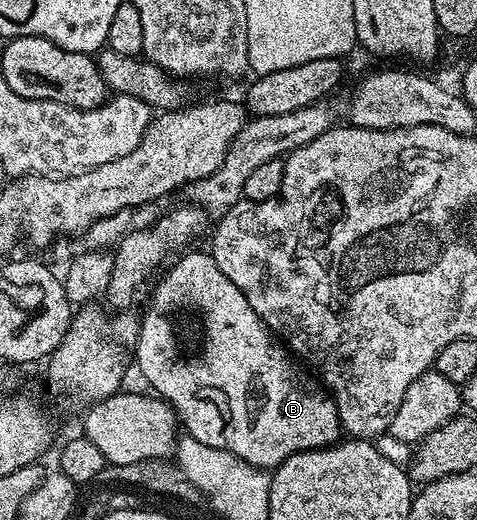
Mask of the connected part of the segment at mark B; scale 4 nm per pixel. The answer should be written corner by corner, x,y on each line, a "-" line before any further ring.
187,251
187,256
179,255
174,265
166,272
166,277
154,288
154,293
150,296
150,305
146,308
146,313
141,313
140,334
138,335
138,351
136,353
136,368
142,371
142,376
151,384
153,391
161,399
165,400
174,410
174,415
180,421
185,435
196,438
196,442
204,442
204,446
212,446
220,450
228,450
236,454
244,462
248,462
257,468
273,470
297,452
307,452
317,448
328,448
331,444
339,443
343,435
342,423
338,417
338,407
334,404
334,398
321,383
306,380
302,381
300,373
294,369
295,361
291,353
276,339
273,332
267,328
266,323
248,306
248,298
240,294
236,282
232,282
224,275
224,270
216,266
213,256
202,252

